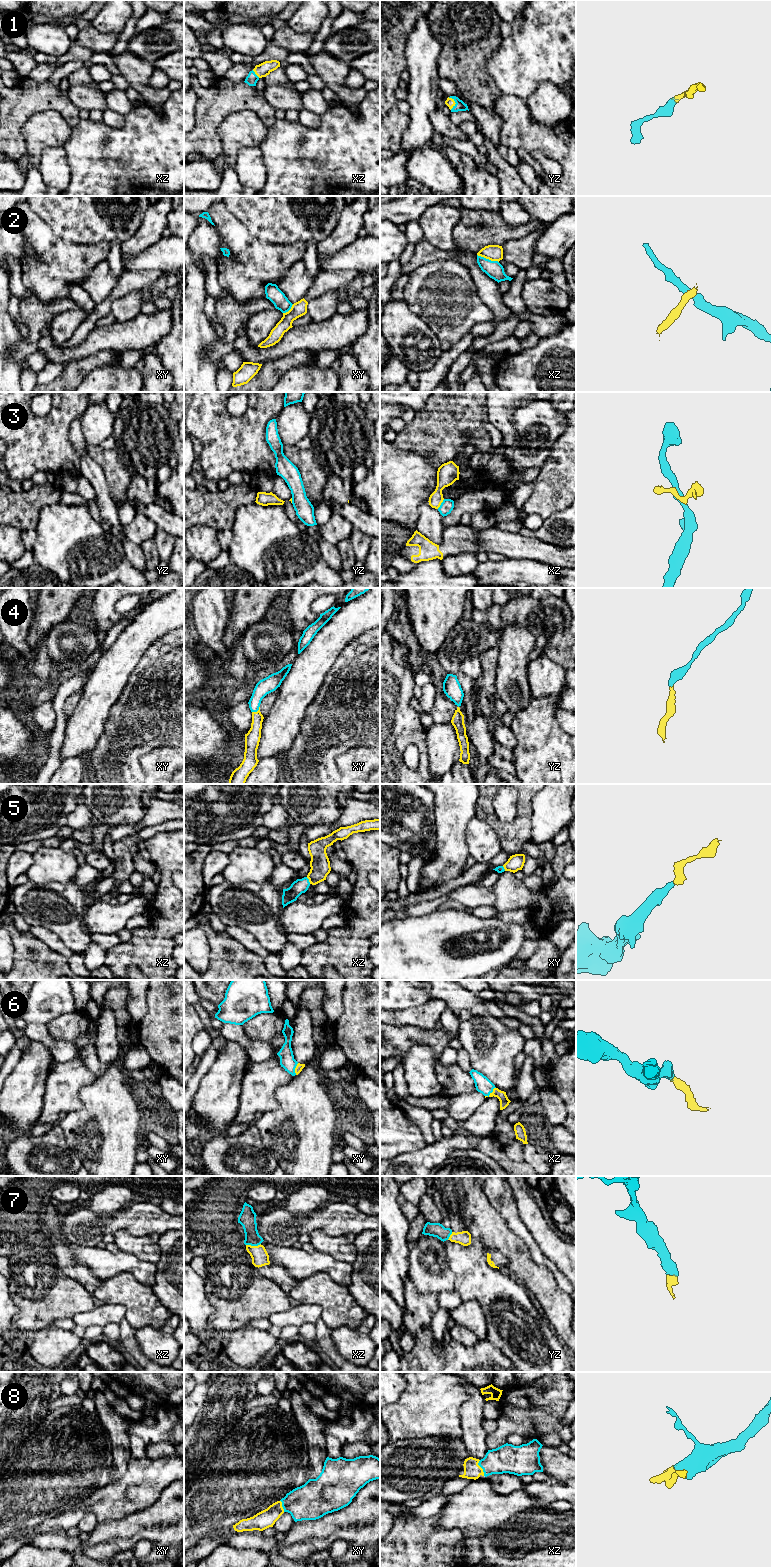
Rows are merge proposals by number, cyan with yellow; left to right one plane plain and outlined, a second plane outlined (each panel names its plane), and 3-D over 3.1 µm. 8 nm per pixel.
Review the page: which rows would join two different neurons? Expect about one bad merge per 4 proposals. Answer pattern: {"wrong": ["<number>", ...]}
{"wrong": ["2", "3"]}

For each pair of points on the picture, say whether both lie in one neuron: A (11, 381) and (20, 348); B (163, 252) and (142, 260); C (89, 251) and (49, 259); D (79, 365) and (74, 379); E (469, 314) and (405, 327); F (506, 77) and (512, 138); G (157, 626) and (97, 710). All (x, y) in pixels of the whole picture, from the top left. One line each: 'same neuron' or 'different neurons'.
A: different neurons
B: same neuron
C: same neuron
D: same neuron
E: different neurons
F: different neurons
G: same neuron

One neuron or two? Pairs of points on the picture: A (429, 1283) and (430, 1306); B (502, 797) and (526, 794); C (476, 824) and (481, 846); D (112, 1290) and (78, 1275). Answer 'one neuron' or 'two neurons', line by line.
A: two neurons
B: two neurons
C: one neuron
D: two neurons

